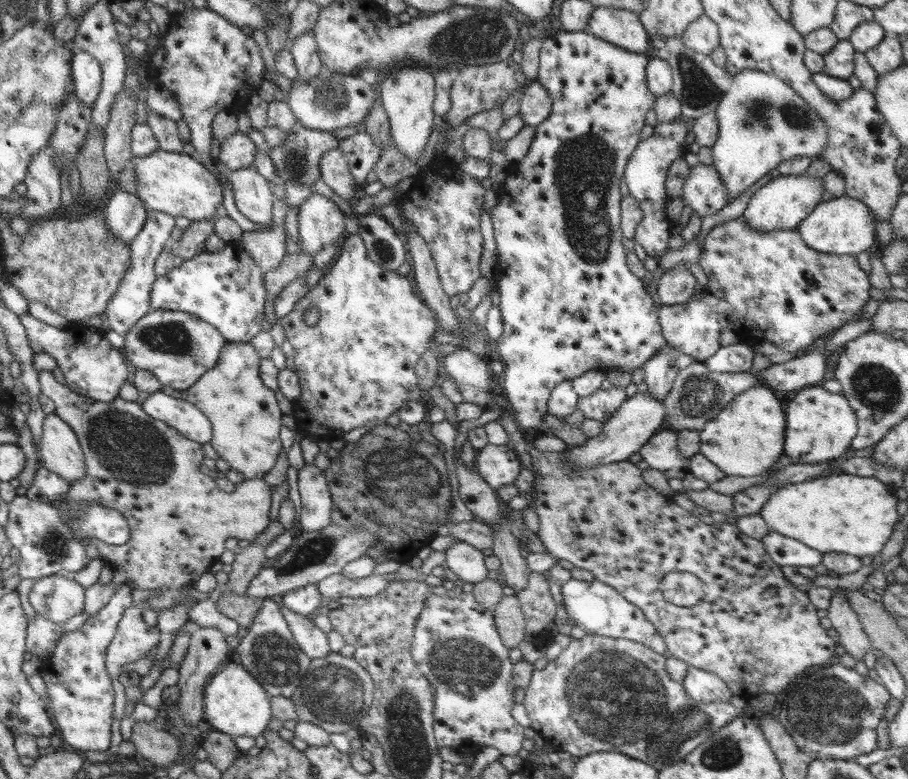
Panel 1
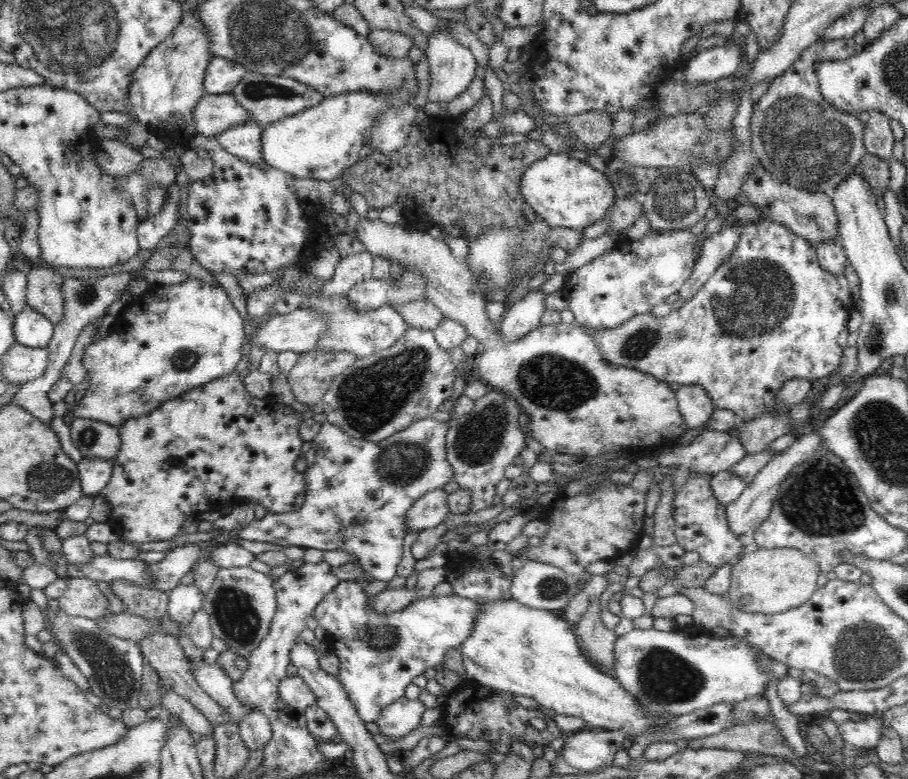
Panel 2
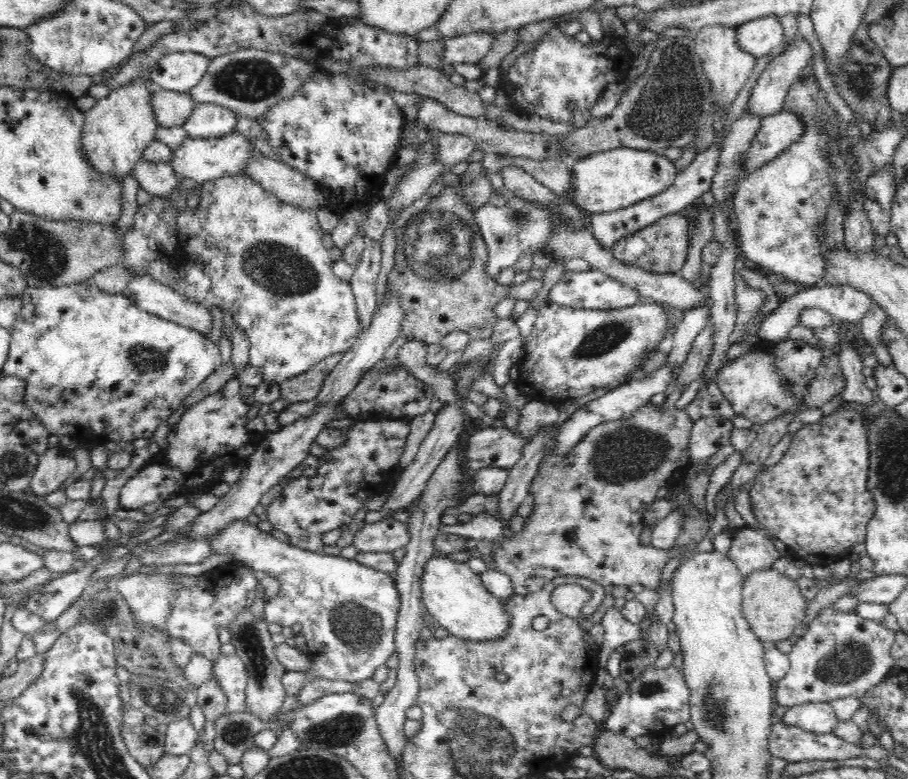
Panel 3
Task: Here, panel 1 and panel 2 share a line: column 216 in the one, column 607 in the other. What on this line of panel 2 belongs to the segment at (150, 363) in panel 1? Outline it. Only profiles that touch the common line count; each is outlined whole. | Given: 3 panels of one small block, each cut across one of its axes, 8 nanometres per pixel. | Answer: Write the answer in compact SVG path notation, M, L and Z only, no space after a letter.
M768 219L760 220L758 223L749 223L744 225L744 230L740 234L738 244L734 252L725 260L725 263L716 270L716 272L708 278L708 282L696 292L696 296L692 300L686 301L679 309L672 309L672 312L663 318L656 318L652 312L637 315L629 322L616 329L596 330L586 329L586 333L590 333L596 339L596 345L600 347L600 353L604 355L604 362L612 365L622 365L633 369L638 369L644 373L648 373L656 379L664 381L666 384L676 382L679 385L700 385L706 389L708 396L714 401L715 408L726 408L733 410L738 423L742 421L752 420L766 413L773 415L788 415L792 419L790 424L790 432L797 436L798 430L806 424L806 421L812 418L815 409L807 403L794 404L784 412L777 412L775 404L777 403L777 394L779 388L784 386L787 380L793 378L819 379L823 376L829 376L840 368L843 349L838 344L838 336L840 332L847 328L850 321L850 310L854 307L850 286L846 281L844 273L832 274L820 267L817 259L817 249L808 240L792 233L786 225L782 225L776 221Z

